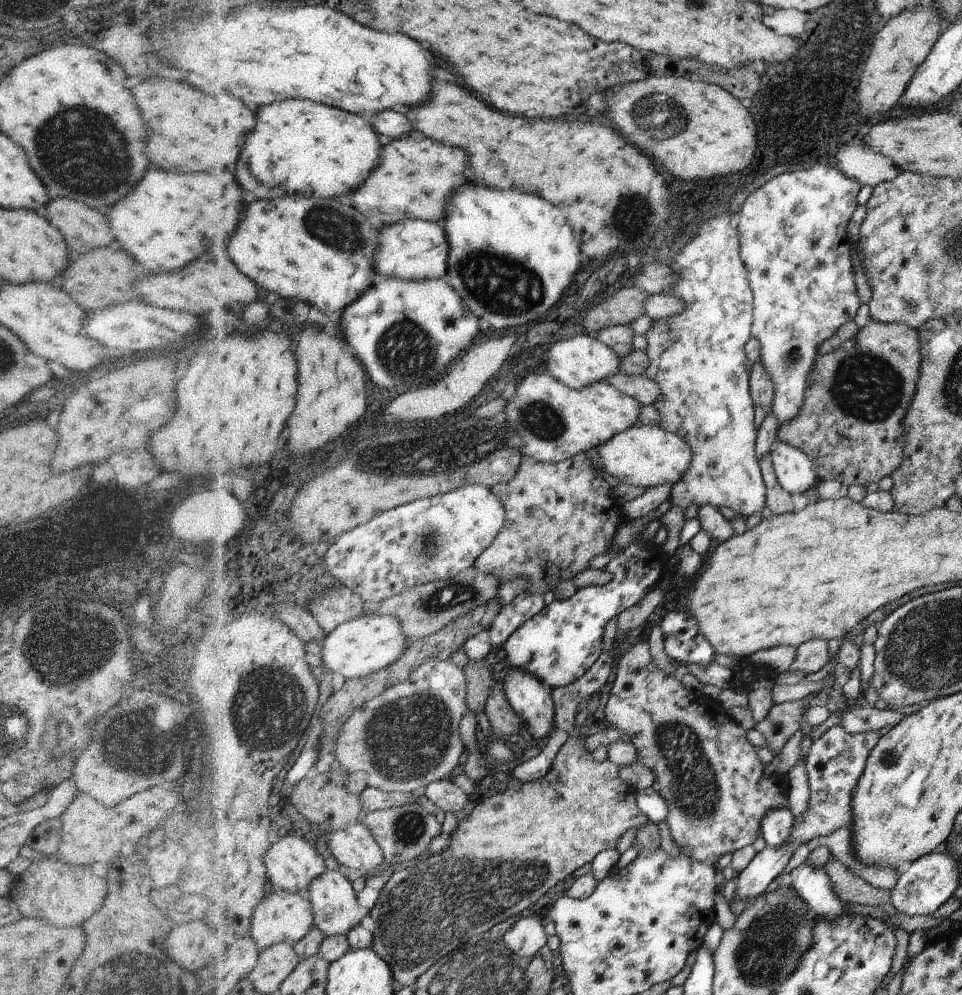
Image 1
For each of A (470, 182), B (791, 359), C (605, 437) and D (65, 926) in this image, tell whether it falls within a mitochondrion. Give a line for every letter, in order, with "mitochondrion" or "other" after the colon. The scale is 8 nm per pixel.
A: other
B: mitochondrion
C: other
D: other

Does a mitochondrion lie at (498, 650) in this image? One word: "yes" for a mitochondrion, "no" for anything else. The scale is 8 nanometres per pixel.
no

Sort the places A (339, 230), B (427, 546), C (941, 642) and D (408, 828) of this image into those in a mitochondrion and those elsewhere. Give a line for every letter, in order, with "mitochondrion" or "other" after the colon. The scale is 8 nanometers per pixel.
A: mitochondrion
B: mitochondrion
C: mitochondrion
D: mitochondrion

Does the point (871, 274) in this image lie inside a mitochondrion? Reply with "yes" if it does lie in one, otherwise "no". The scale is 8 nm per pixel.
no

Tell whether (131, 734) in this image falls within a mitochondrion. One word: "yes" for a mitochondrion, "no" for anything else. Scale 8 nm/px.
yes

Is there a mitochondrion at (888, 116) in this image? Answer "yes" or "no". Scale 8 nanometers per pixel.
no

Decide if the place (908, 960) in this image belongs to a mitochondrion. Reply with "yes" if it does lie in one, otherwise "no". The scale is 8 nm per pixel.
no

